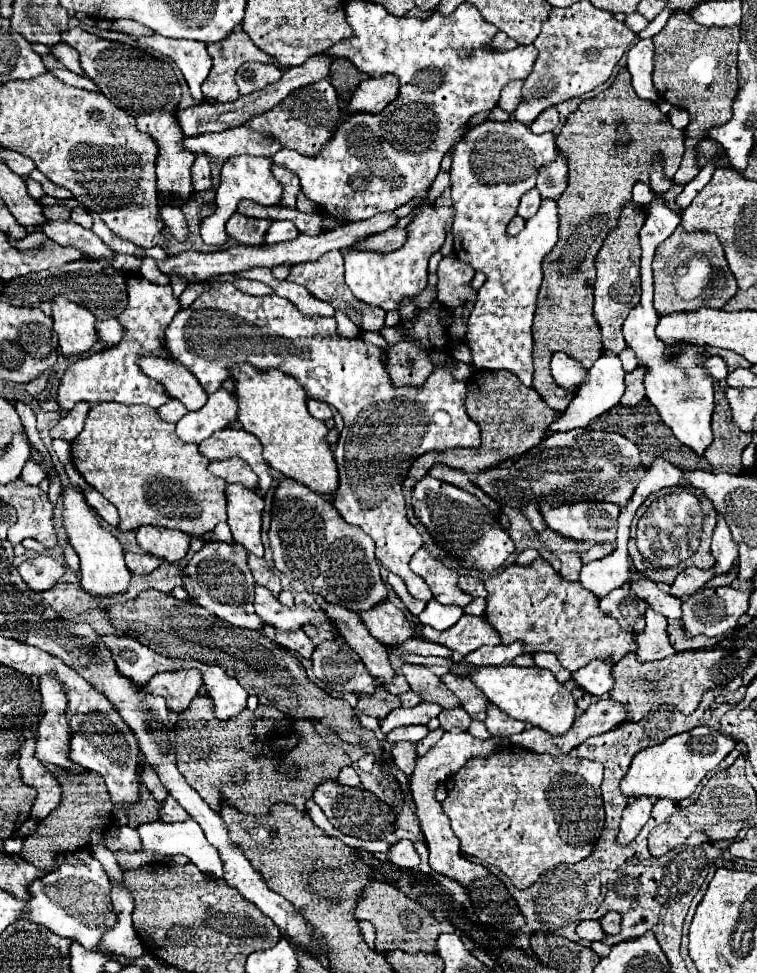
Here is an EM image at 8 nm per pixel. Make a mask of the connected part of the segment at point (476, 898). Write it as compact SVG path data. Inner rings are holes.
M459 732L459 734L443 734L443 738L431 748L431 752L427 752L425 756L417 756L415 762L415 770L409 776L409 796L413 800L415 806L415 816L419 820L421 832L425 836L427 848L429 848L429 864L437 874L443 874L455 882L459 882L463 888L467 888L469 892L469 900L473 904L473 910L477 914L479 924L489 926L491 938L487 942L493 944L497 940L497 936L493 934L495 930L503 930L503 932L511 932L511 926L525 926L525 916L521 914L517 902L513 900L513 896L509 894L507 886L495 876L491 874L485 866L475 864L471 860L467 860L461 850L459 850L459 840L457 836L451 832L449 828L449 820L441 810L441 804L435 800L435 790L437 790L437 782L445 782L447 776L451 776L455 770L459 770L463 764L467 764L469 758L475 756L491 756L491 752L495 752L499 746L507 744L507 740L503 738L489 738L489 740L479 740L473 738L469 732Z

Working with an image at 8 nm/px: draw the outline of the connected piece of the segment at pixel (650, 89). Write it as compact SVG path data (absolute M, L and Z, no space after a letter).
M639 40L627 54L627 70L631 74L631 86L643 100L659 102L659 94L655 92L651 74L653 74L653 56L655 46L653 40Z

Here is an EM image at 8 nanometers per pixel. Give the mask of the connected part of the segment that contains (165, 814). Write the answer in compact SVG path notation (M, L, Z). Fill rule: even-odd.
M171 796L161 804L159 814L161 814L161 820L163 820L163 822L185 822L185 820L191 818L191 816L179 806L179 802L173 800Z

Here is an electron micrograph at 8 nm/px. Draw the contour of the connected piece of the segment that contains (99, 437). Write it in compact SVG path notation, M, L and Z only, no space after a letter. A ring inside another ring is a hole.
M101 402L93 406L85 418L85 428L71 442L73 464L89 486L99 490L119 510L119 532L137 530L151 524L169 530L181 530L193 538L203 538L219 522L227 520L227 482L209 474L209 460L201 456L195 444L177 438L175 424L159 418L157 410L147 406L125 406L119 402Z

